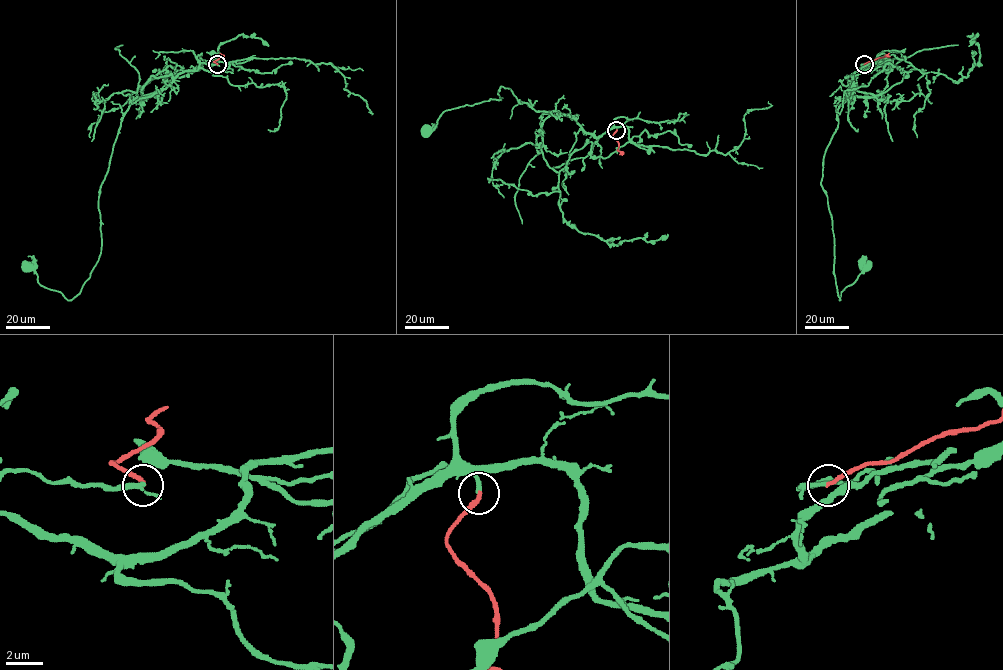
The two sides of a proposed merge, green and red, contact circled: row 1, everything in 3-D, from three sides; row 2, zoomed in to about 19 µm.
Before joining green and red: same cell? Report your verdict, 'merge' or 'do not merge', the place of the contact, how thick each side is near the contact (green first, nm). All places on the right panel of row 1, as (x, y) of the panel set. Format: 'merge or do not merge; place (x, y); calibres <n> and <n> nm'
do not merge; place (864, 64); calibres 200 and 240 nm

